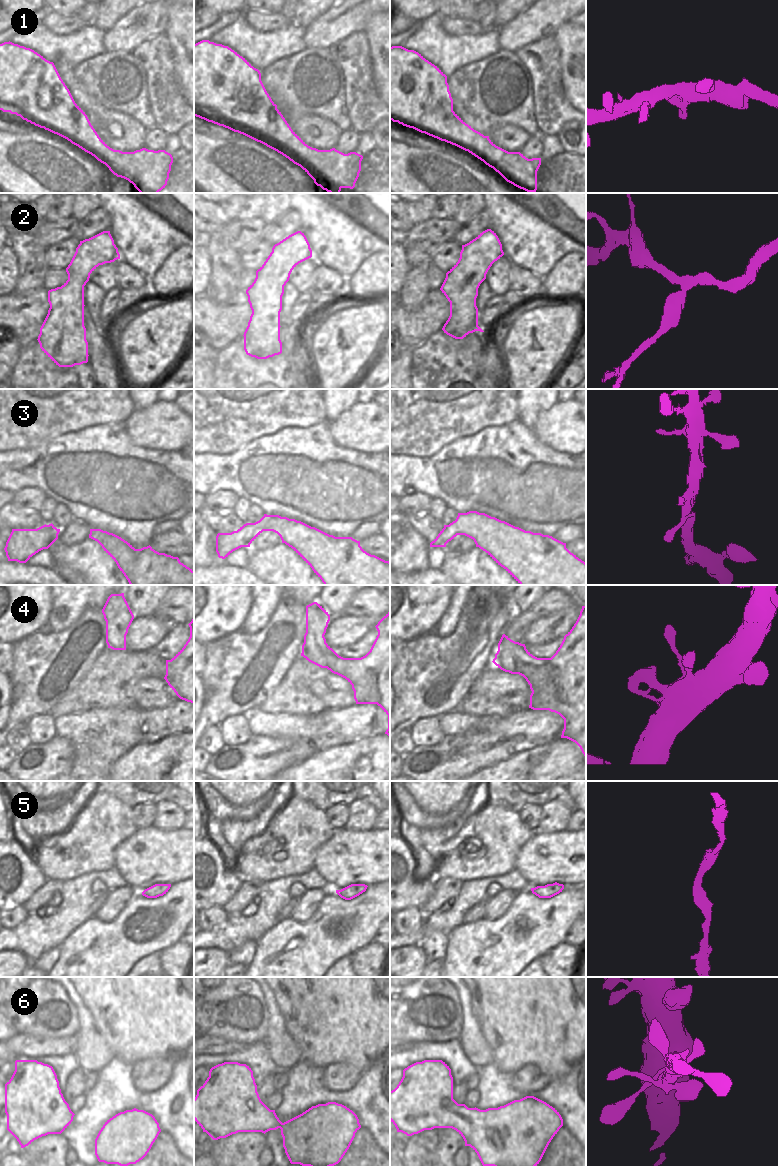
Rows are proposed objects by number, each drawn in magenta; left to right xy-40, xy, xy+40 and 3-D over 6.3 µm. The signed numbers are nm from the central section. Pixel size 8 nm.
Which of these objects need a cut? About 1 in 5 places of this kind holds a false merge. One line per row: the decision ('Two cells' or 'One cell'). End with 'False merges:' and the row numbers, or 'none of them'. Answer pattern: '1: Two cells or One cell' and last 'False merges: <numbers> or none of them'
1: One cell
2: One cell
3: One cell
4: One cell
5: One cell
6: One cell
False merges: none of them.

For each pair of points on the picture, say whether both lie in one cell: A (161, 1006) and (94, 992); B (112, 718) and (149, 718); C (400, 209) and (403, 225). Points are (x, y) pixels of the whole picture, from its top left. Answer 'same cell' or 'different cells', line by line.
A: same cell
B: different cells
C: same cell

